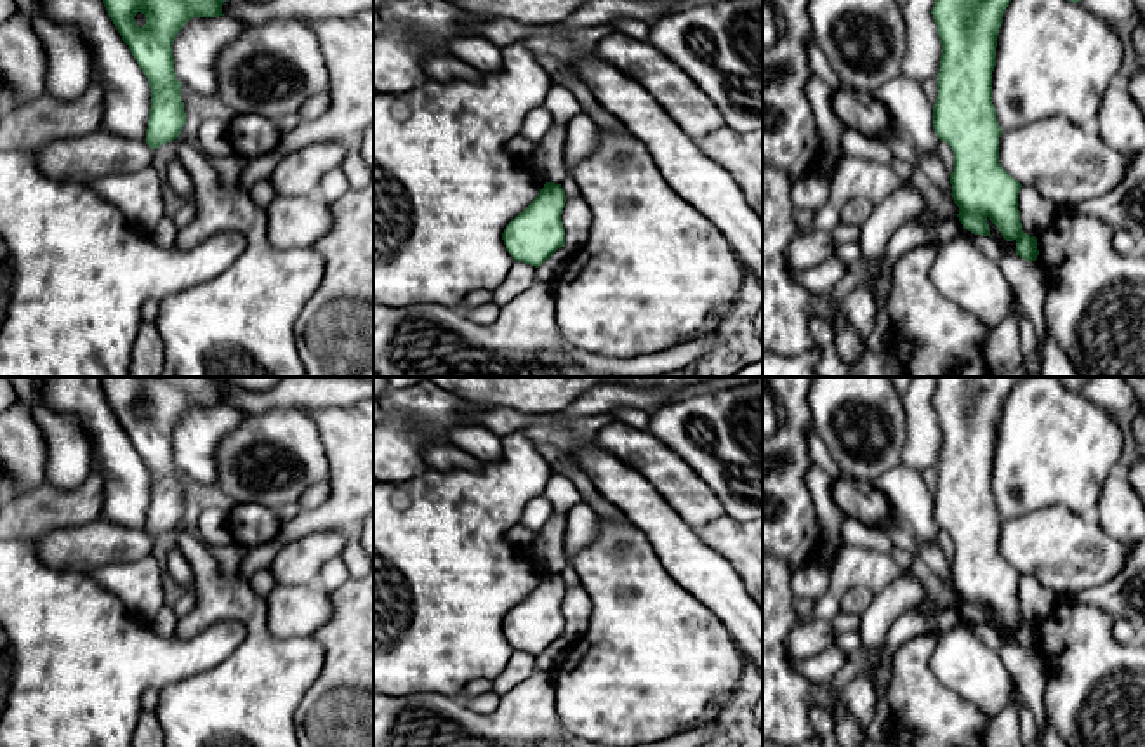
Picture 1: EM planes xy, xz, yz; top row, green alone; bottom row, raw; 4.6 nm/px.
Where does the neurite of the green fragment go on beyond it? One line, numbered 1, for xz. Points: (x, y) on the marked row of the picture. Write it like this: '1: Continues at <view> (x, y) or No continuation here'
1: No continuation here

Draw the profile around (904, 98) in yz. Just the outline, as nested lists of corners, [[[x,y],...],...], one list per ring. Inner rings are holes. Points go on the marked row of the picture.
[[[897,76],[883,83],[874,94],[900,125],[917,151],[937,155],[940,139],[933,129],[933,104],[926,99],[923,85],[909,76]]]

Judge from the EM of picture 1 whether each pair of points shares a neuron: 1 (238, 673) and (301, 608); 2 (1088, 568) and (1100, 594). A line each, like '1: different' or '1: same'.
1: different
2: different

